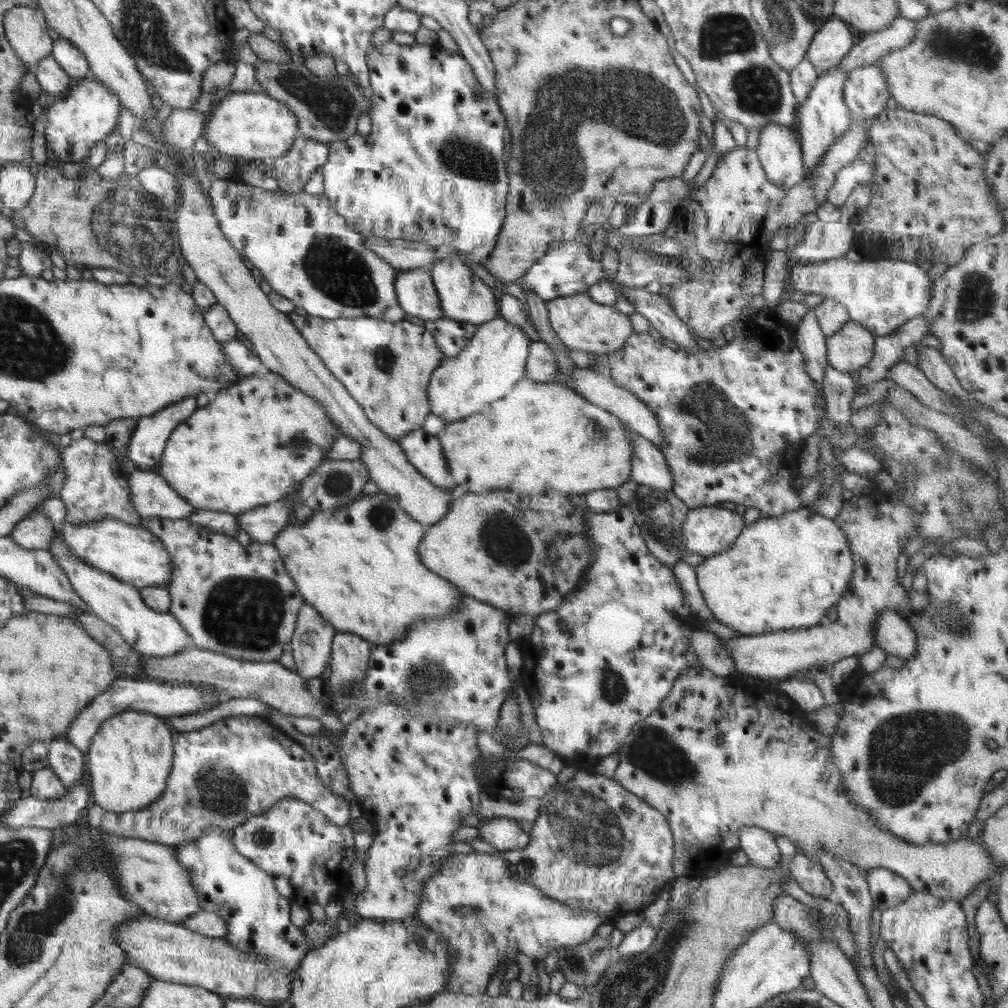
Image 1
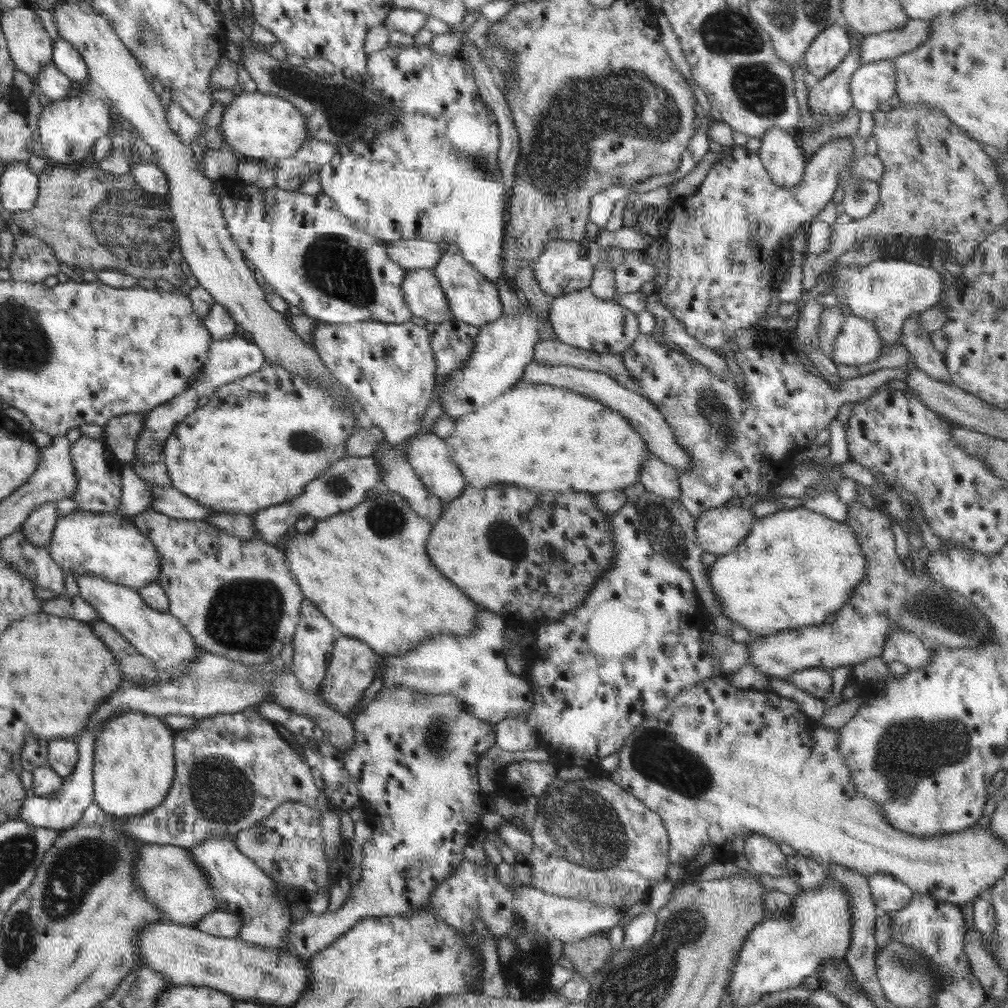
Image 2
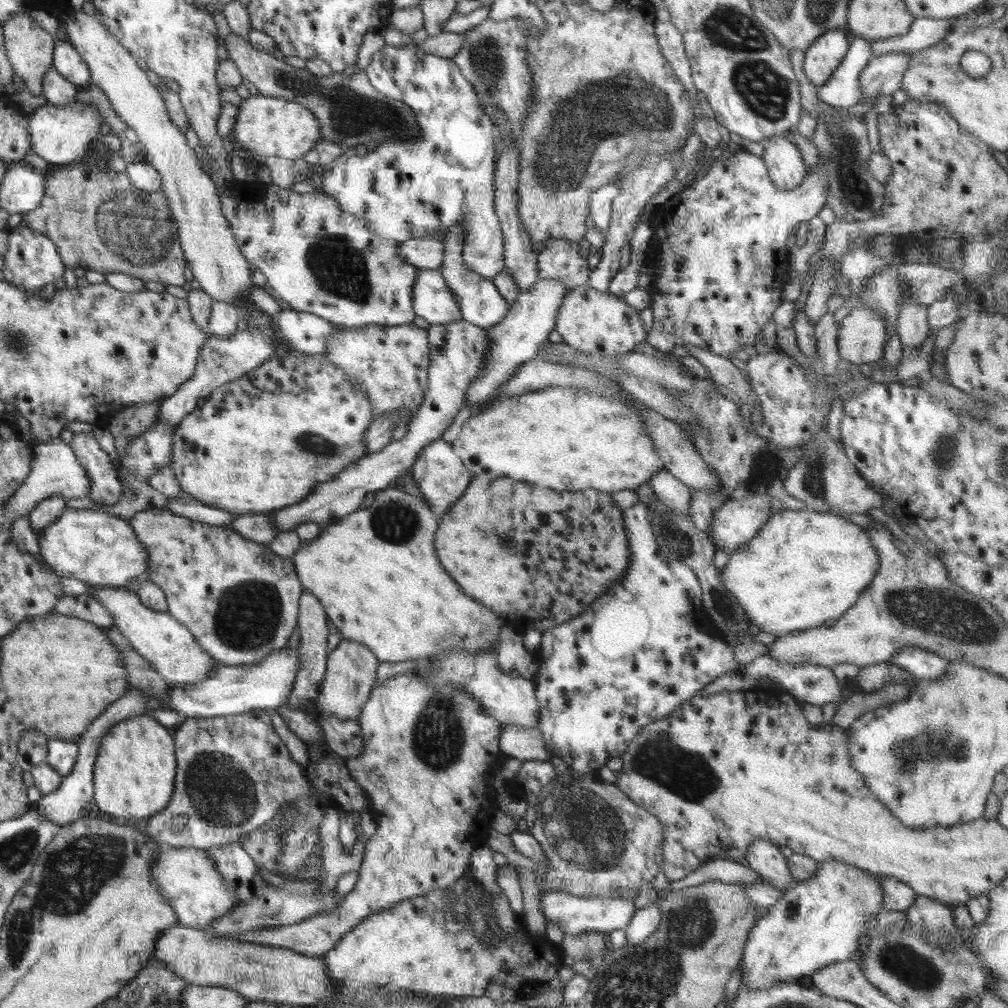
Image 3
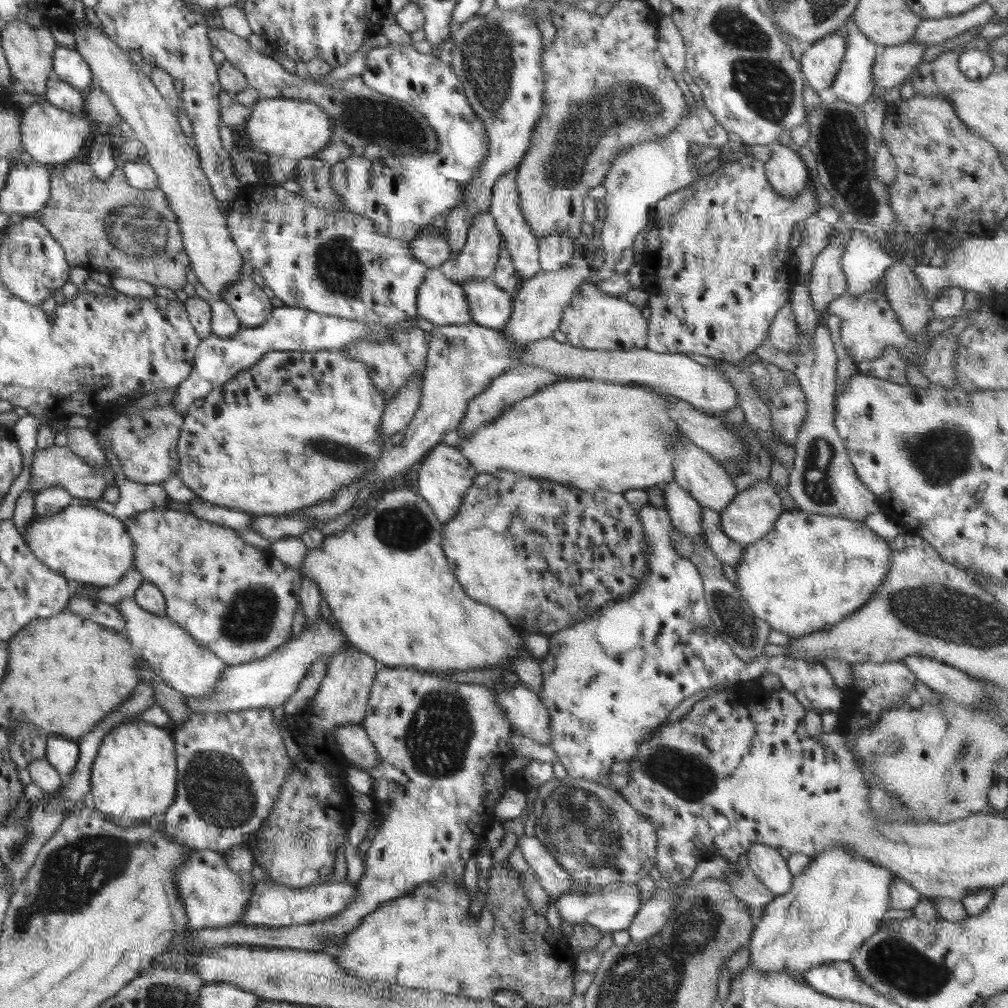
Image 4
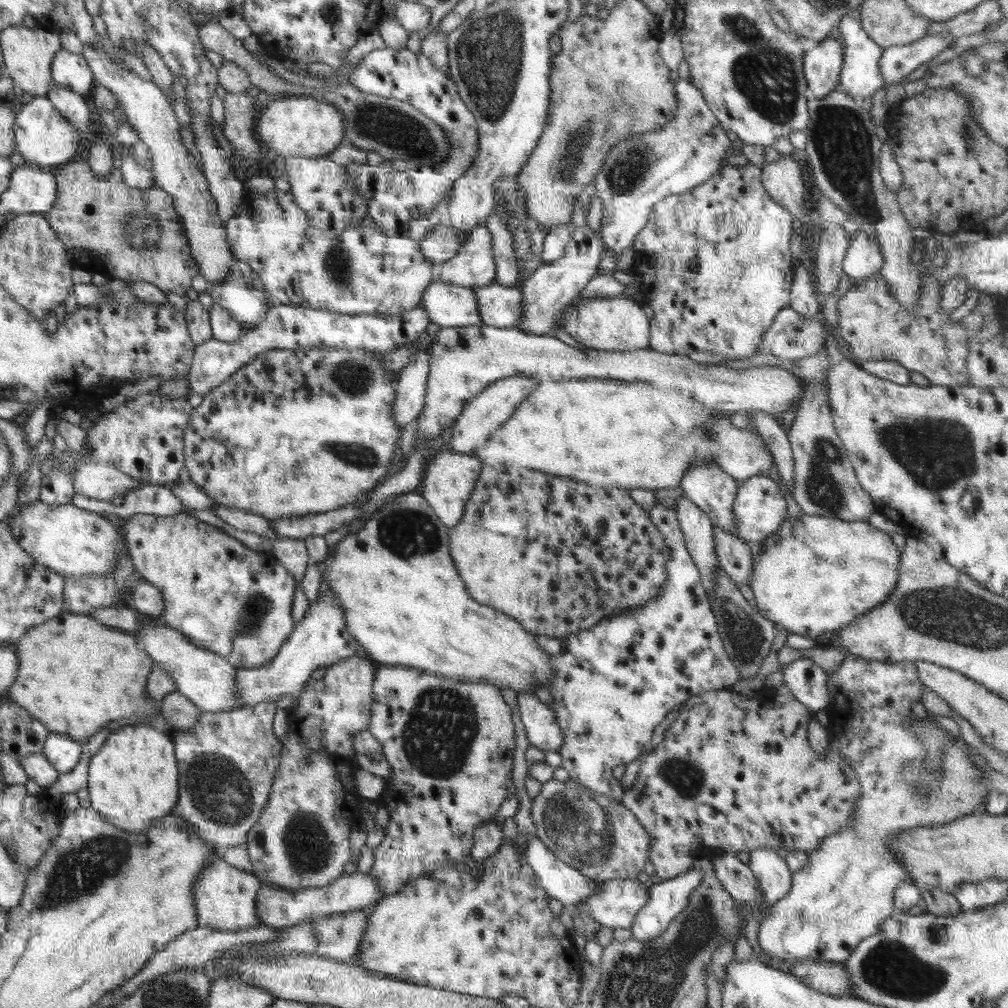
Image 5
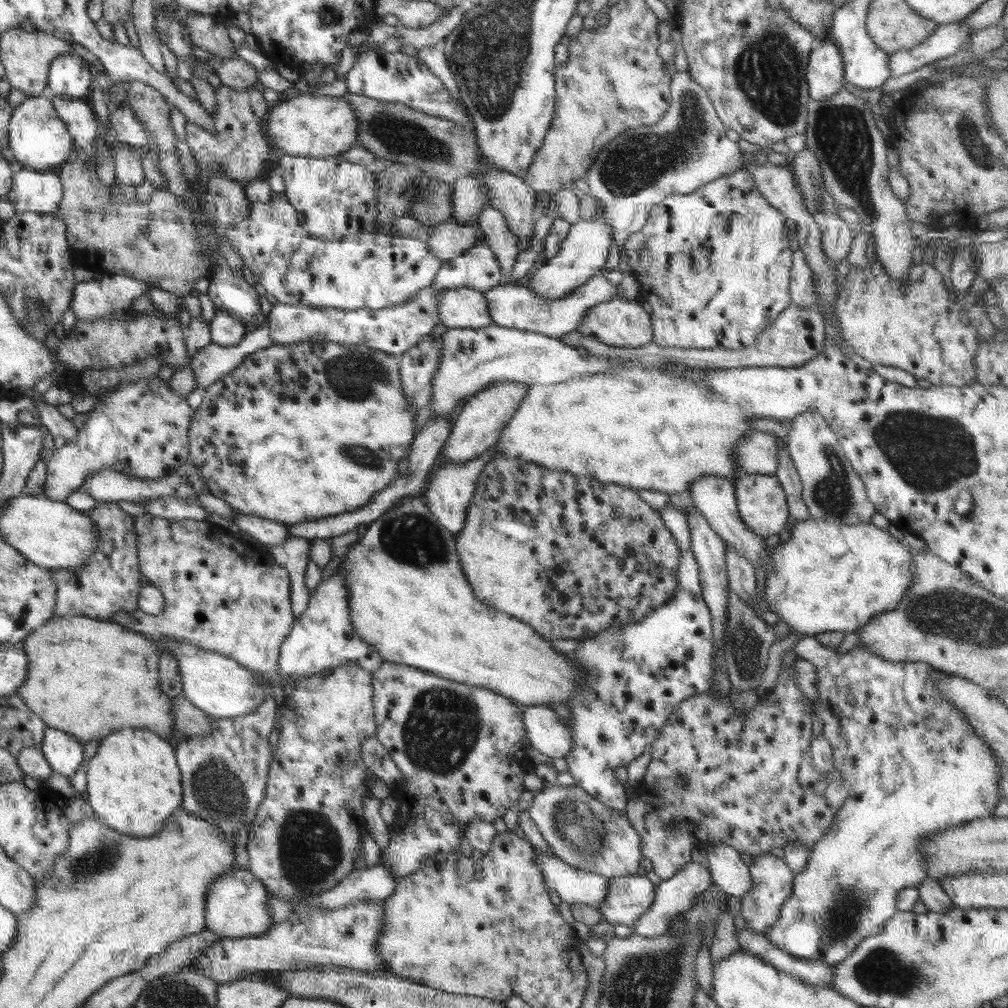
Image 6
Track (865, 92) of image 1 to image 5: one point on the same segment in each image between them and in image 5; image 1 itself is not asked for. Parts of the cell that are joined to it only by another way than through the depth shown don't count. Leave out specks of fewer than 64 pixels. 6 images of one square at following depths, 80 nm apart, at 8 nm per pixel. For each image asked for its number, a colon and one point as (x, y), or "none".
2: (872, 84)
3: (882, 75)
4: (893, 63)
5: (897, 62)

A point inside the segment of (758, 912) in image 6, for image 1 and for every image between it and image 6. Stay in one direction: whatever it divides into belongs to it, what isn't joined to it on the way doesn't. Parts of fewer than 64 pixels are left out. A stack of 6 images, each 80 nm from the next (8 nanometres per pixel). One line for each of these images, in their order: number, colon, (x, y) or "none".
1: (760, 847)
2: (764, 856)
3: (764, 858)
4: (766, 863)
5: (774, 877)

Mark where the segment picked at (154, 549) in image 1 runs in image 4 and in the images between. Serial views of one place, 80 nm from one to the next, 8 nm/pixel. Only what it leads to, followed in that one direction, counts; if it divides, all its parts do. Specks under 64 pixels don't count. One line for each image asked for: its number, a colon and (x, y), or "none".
2: (105, 544)
3: (99, 549)
4: (85, 544)

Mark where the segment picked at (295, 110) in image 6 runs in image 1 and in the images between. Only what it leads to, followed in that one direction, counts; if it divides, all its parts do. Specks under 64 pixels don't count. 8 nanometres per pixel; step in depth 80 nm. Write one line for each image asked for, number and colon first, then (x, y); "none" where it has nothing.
1: (253, 124)
2: (259, 125)
3: (265, 126)
4: (281, 127)
5: (301, 126)

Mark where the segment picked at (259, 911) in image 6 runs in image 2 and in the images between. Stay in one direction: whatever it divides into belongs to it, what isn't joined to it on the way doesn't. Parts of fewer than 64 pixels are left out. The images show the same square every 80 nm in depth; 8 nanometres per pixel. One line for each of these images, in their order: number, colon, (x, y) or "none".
2: (171, 879)
3: (194, 886)
4: (214, 896)
5: (226, 898)

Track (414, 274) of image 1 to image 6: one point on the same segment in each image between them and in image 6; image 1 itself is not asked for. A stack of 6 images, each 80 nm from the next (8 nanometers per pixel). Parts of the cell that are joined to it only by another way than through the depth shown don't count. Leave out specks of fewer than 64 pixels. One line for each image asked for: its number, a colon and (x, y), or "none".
2: (423, 295)
3: (433, 301)
4: (442, 302)
5: (448, 305)
6: (458, 308)

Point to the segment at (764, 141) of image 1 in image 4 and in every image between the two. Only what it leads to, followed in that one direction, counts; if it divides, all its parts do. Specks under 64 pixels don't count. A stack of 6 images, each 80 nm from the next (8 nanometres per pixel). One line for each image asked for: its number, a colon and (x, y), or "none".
2: (782, 157)
3: (785, 166)
4: (787, 174)

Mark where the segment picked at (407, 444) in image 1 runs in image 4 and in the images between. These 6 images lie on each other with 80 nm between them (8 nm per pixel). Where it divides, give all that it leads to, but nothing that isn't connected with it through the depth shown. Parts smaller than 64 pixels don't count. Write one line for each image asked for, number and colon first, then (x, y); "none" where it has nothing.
2: (428, 455)
3: (442, 478)
4: (445, 475)

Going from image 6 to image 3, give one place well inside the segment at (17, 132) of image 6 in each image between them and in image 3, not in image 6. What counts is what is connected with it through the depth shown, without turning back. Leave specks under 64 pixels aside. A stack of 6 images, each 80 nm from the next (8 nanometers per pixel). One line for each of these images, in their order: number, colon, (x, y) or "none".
3: (60, 134)
4: (49, 134)
5: (44, 136)

